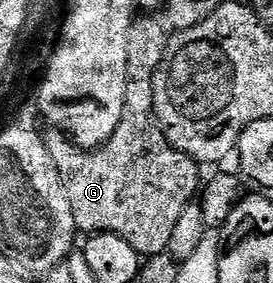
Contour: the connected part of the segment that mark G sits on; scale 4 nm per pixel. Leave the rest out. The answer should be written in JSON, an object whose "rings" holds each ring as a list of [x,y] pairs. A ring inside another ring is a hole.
{"rings":[[[137,17],[130,28],[124,115],[108,143],[97,150],[84,150],[58,129],[49,129],[49,134],[43,135],[48,154],[54,160],[58,176],[66,188],[77,231],[84,233],[85,230],[88,236],[117,234],[142,256],[167,251],[178,216],[193,205],[202,186],[201,179],[195,178],[197,167],[184,156],[177,157],[176,162],[176,174],[180,178],[136,178],[136,166],[154,165],[156,158],[152,154],[166,150],[164,134],[152,112],[152,81],[162,56],[166,56],[170,34],[165,23],[156,18],[159,17]]]}

